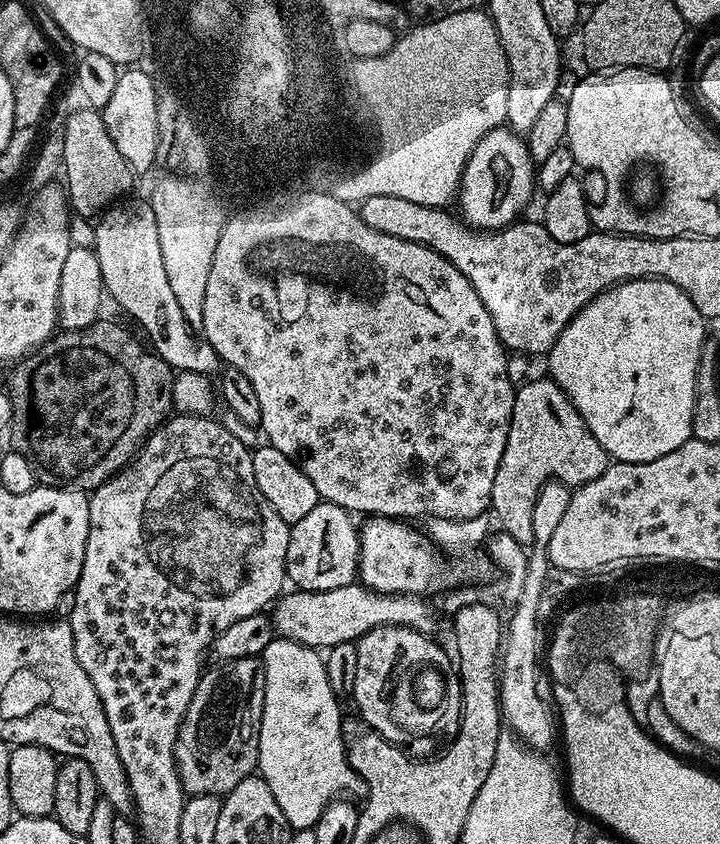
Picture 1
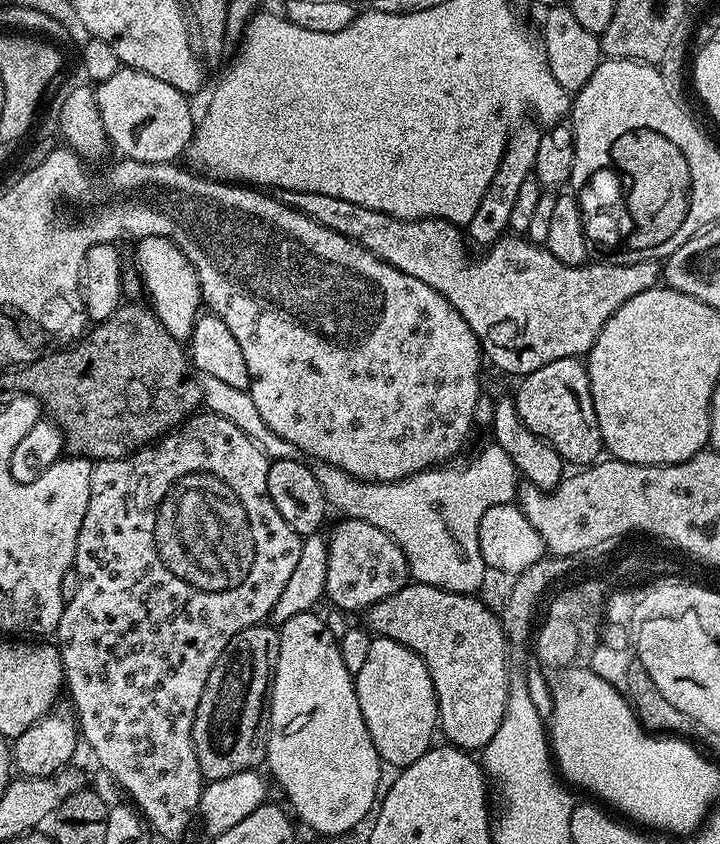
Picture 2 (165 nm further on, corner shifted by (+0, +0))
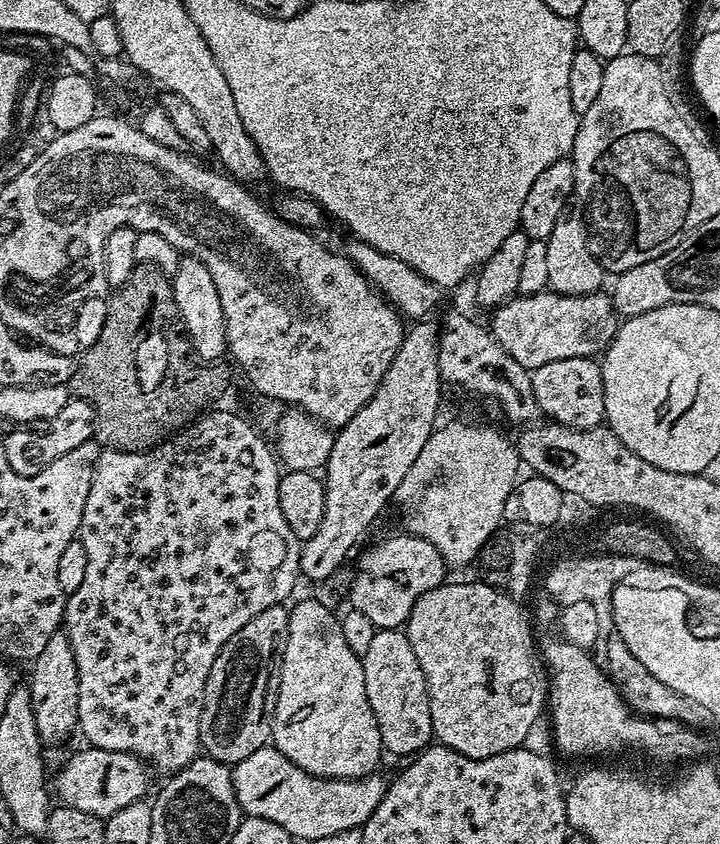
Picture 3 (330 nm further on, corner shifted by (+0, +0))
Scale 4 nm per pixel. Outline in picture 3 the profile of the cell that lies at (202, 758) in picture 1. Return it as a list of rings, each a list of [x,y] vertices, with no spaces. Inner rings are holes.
[[[275,604],[262,610],[262,614],[254,614],[254,618],[250,618],[250,622],[246,622],[246,626],[239,628],[226,646],[222,646],[218,658],[214,658],[214,666],[210,666],[210,678],[206,678],[202,702],[200,746],[218,762],[235,766],[272,739],[282,654],[290,630],[288,613],[284,604]]]

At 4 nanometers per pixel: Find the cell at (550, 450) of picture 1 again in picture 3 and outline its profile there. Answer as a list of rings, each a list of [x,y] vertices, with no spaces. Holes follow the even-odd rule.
[[[593,357],[546,362],[546,366],[538,366],[532,372],[532,385],[540,411],[549,421],[571,428],[598,428],[605,423],[602,370]]]

